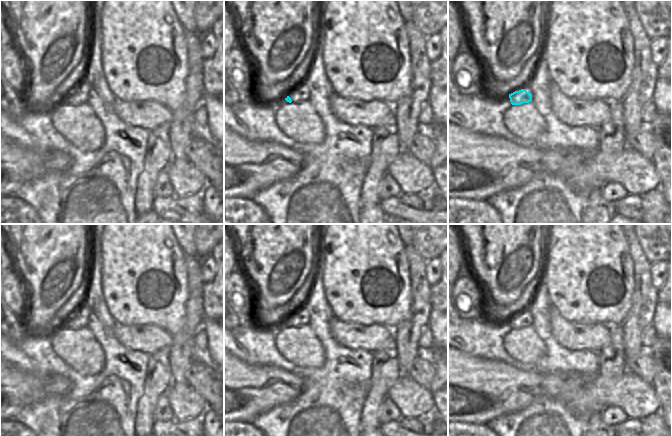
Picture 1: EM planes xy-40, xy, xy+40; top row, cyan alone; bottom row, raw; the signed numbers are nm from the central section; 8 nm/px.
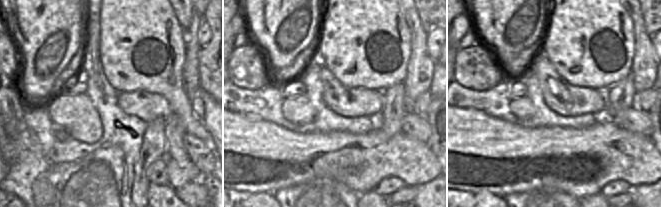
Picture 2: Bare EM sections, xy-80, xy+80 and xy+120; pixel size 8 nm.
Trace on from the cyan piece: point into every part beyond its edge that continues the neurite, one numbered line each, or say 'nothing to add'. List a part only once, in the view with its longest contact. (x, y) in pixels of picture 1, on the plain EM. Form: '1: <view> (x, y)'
1: xy (298, 319)

